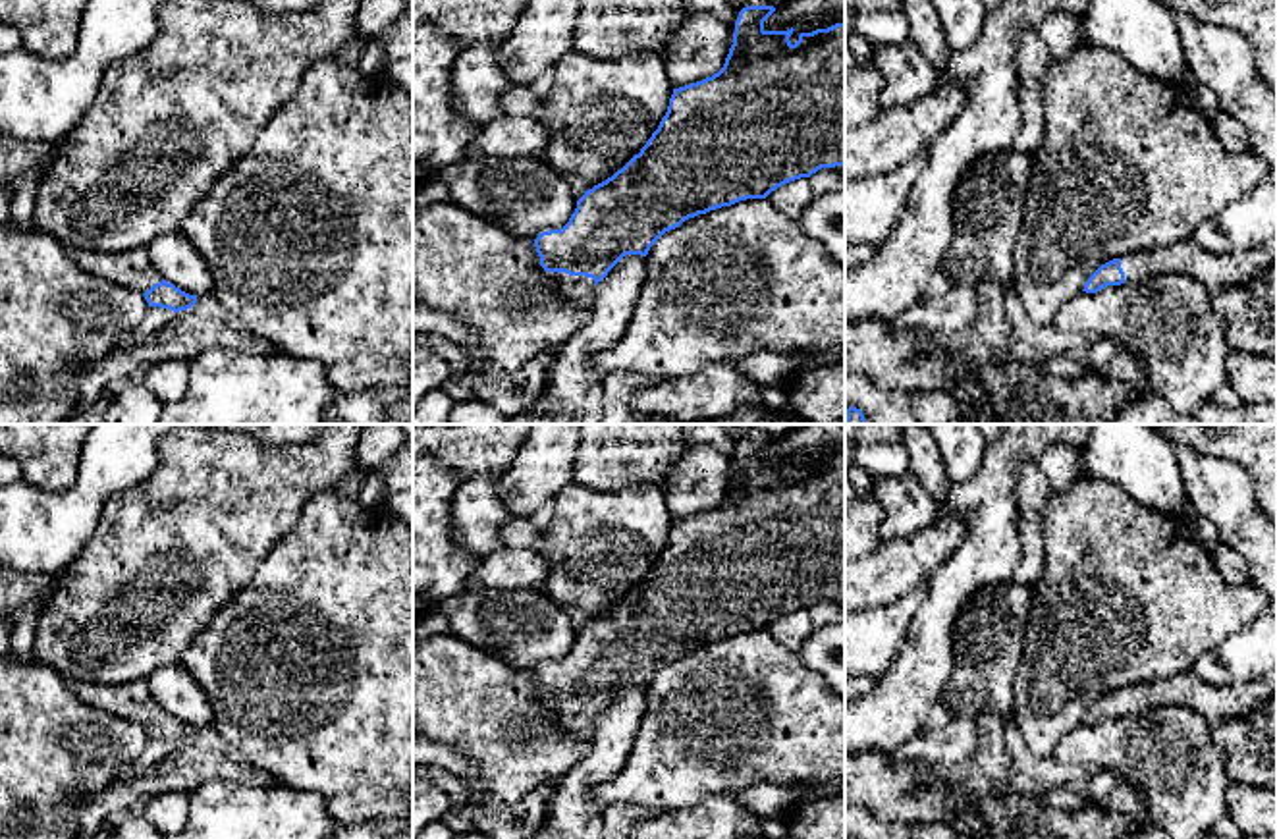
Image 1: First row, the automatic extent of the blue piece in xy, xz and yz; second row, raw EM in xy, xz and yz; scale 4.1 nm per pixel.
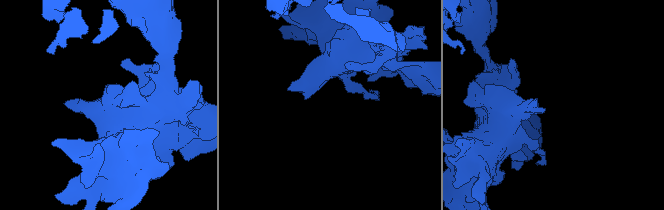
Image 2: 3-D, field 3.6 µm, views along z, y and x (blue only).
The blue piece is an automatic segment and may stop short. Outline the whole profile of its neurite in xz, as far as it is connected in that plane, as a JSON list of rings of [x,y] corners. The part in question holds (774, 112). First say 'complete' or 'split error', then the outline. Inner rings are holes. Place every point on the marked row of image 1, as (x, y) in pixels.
split error | [[[747,6],[735,21],[733,44],[723,68],[702,81],[673,89],[658,129],[621,170],[584,191],[561,230],[534,239],[540,266],[563,297],[588,307],[594,285],[627,255],[646,257],[650,247],[685,220],[747,199],[766,199],[777,187],[810,177],[822,168],[845,166],[845,23],[801,33],[793,44],[787,31],[766,31],[774,6]]]

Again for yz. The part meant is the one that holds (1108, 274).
split error | [[[1277,235],[1258,249],[1211,255],[1192,239],[1171,247],[1130,253],[1101,264],[1084,284],[1086,293],[1098,293],[1107,285],[1140,282],[1163,274],[1188,274],[1211,291],[1240,287],[1277,260]]]

